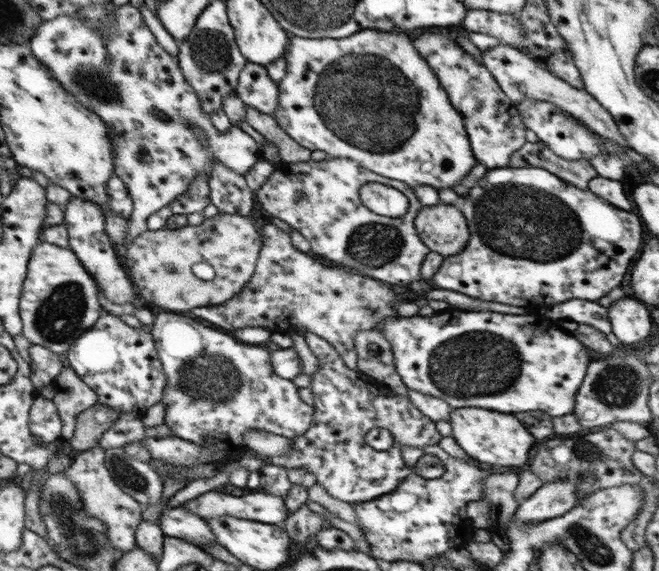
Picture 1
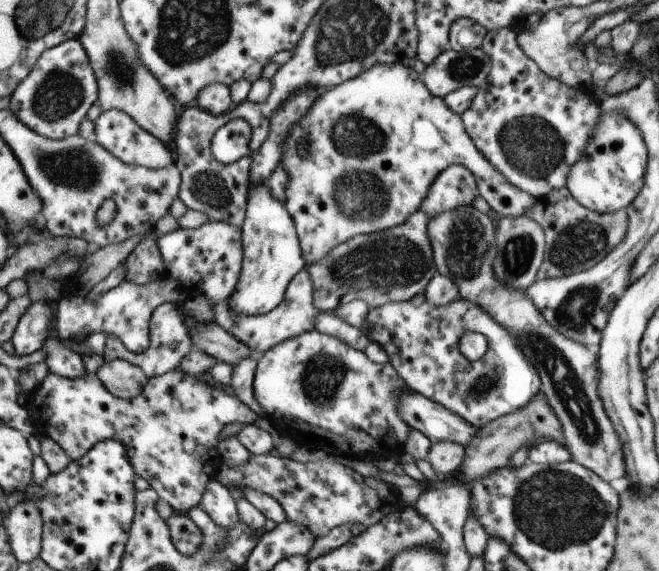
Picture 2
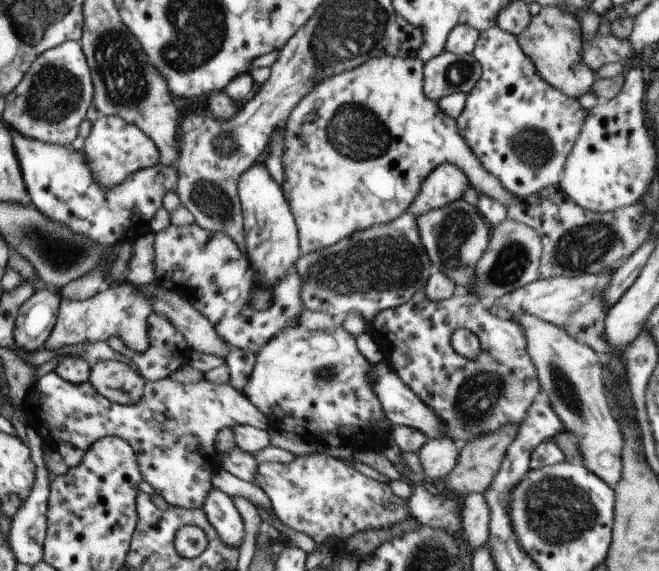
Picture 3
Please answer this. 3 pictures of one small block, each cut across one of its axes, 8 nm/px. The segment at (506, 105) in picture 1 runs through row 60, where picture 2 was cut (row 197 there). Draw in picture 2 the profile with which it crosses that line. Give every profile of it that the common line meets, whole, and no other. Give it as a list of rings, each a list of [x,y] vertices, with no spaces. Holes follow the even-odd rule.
[[[451,165],[435,177],[418,210],[431,219],[457,207],[471,205],[478,195],[474,174],[464,166]]]

